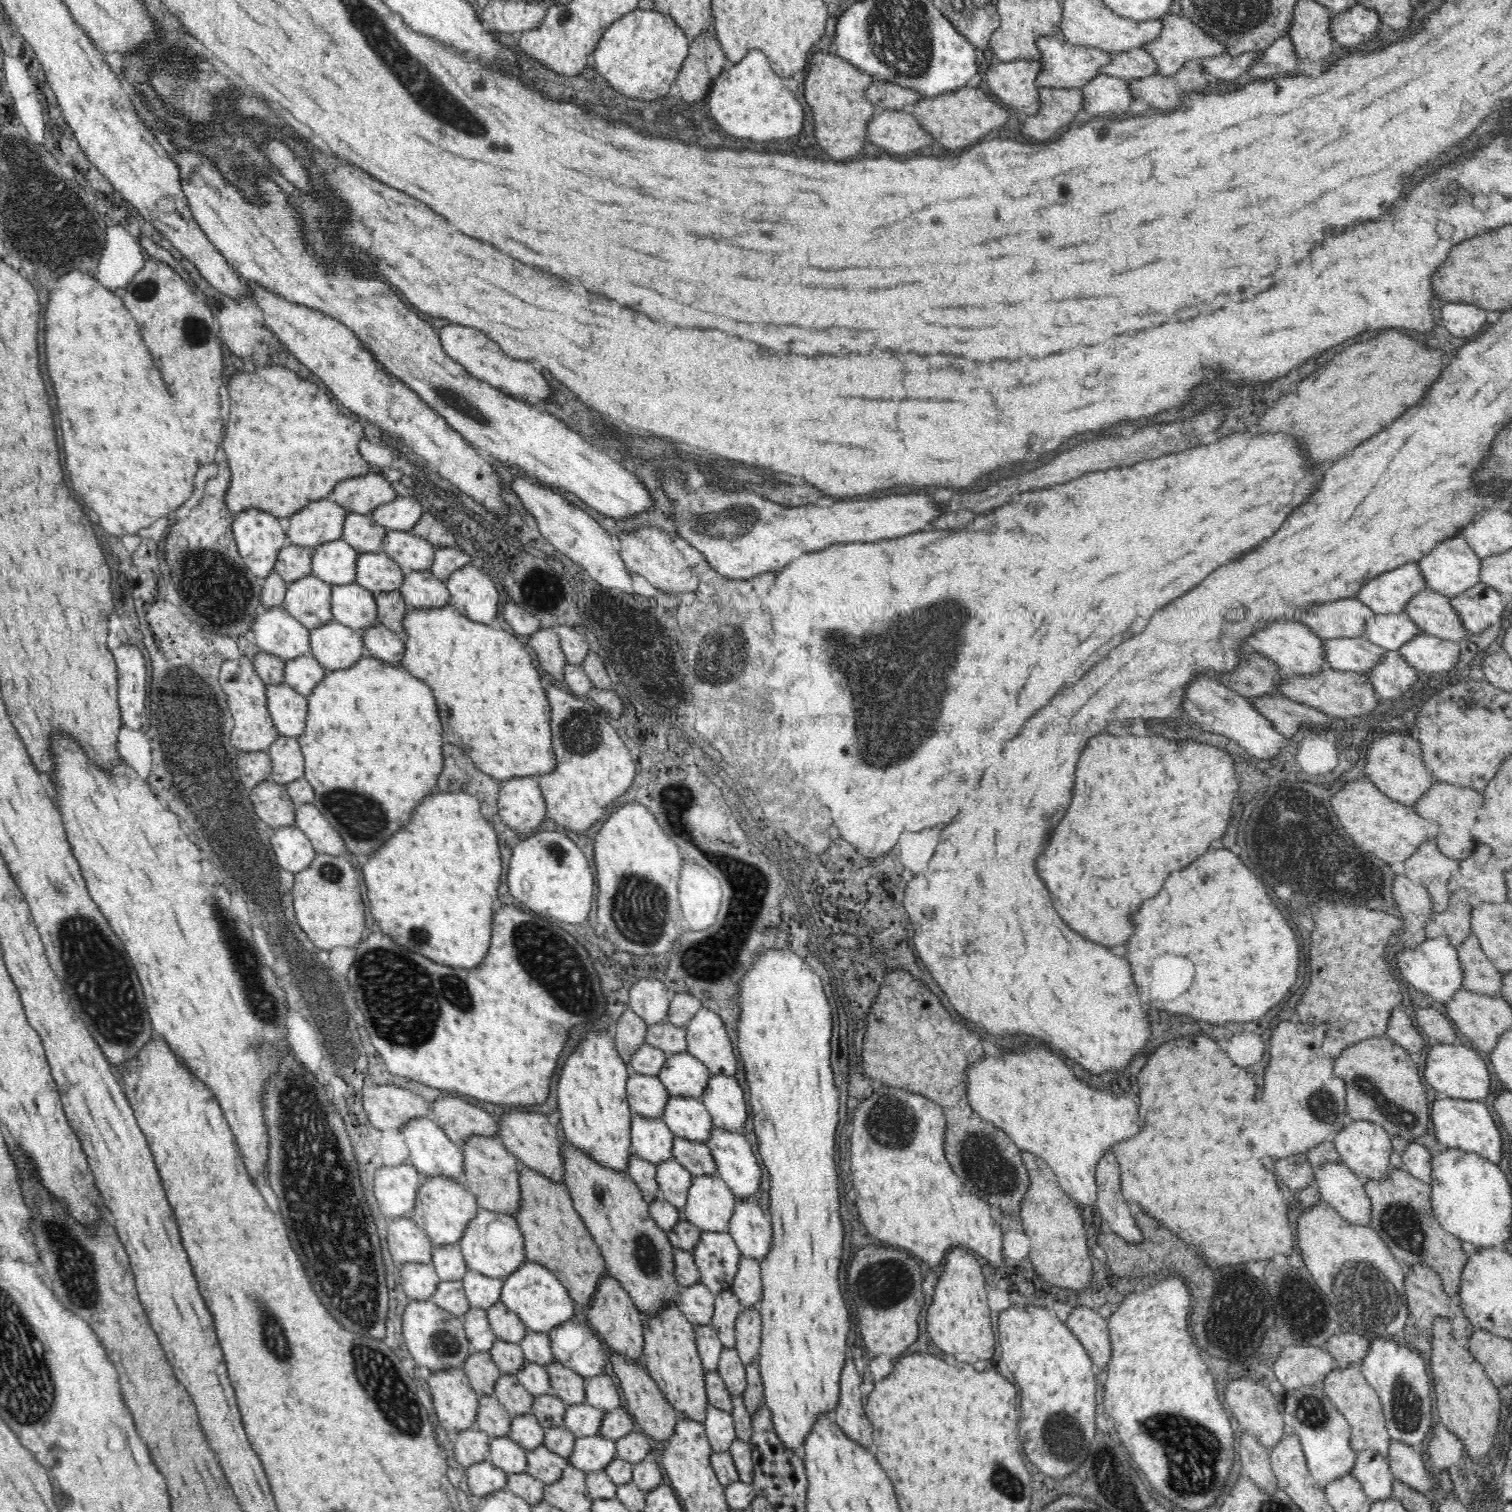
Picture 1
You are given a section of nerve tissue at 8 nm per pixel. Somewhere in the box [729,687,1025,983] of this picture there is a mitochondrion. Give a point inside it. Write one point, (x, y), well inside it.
(970, 930)

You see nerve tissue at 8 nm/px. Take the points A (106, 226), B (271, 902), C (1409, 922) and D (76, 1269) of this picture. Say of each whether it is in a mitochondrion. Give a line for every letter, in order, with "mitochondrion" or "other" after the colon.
A: other
B: mitochondrion
C: other
D: mitochondrion

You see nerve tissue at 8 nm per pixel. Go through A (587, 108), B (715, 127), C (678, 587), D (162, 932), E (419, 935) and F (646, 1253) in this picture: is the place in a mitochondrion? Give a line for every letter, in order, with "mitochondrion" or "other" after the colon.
A: other
B: other
C: other
D: other
E: mitochondrion
F: mitochondrion

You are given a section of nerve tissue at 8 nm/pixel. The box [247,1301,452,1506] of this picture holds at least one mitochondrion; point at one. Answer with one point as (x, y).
(378, 1375)

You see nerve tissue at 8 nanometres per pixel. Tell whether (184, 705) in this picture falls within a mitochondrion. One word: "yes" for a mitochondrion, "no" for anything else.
yes

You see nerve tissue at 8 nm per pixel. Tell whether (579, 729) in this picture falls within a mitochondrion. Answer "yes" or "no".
yes

